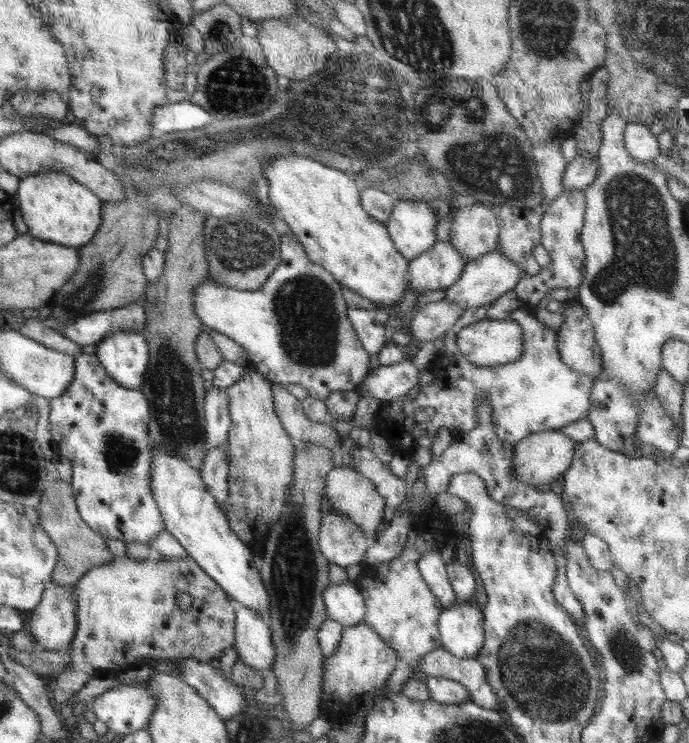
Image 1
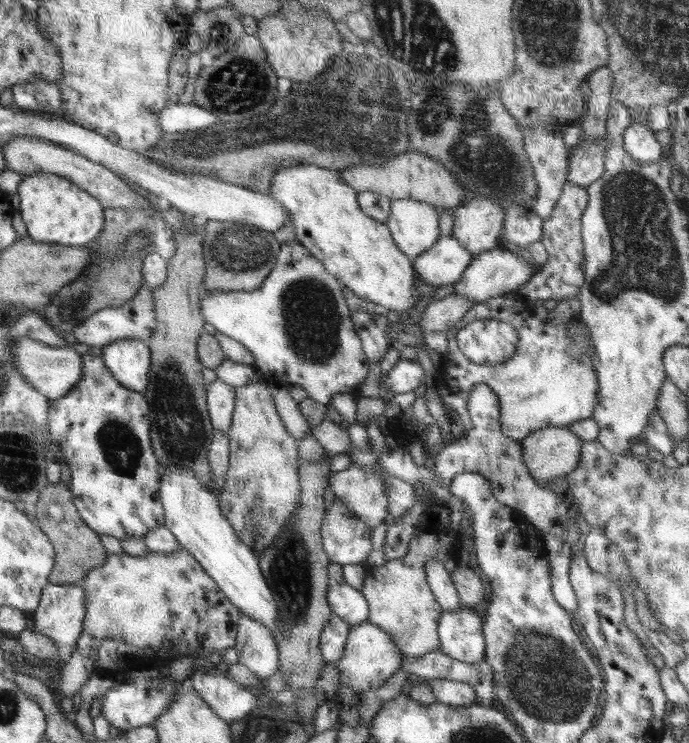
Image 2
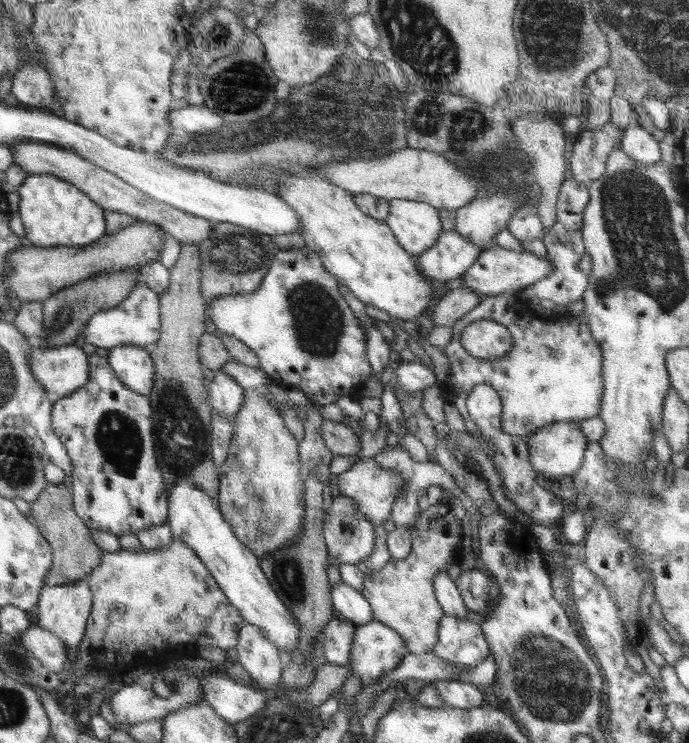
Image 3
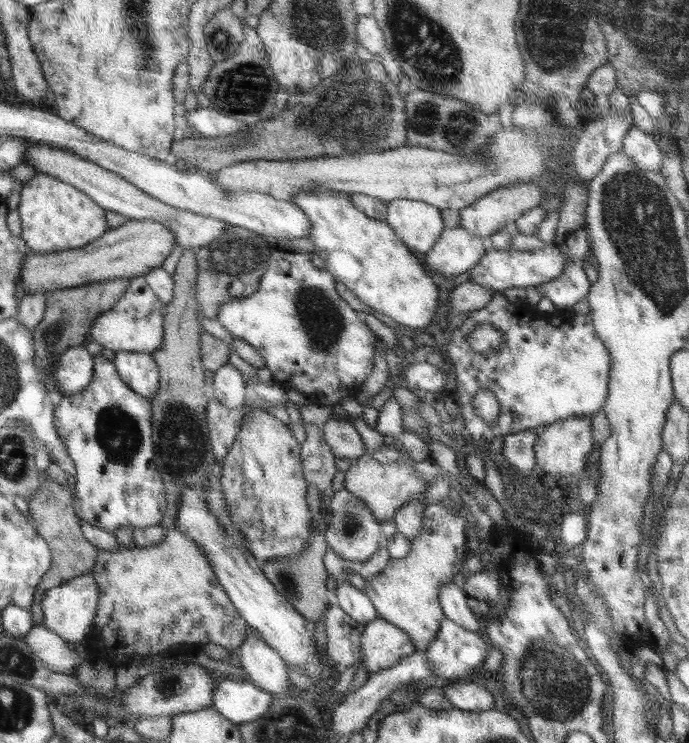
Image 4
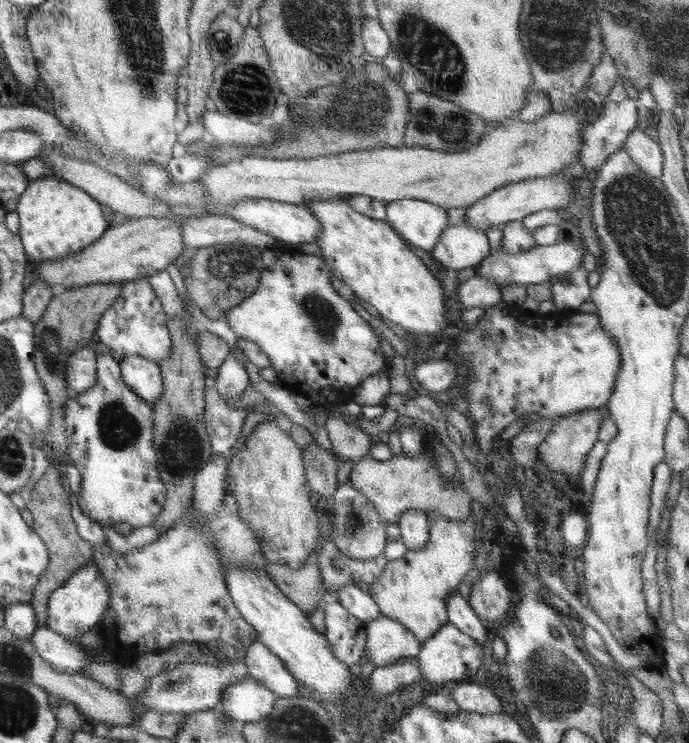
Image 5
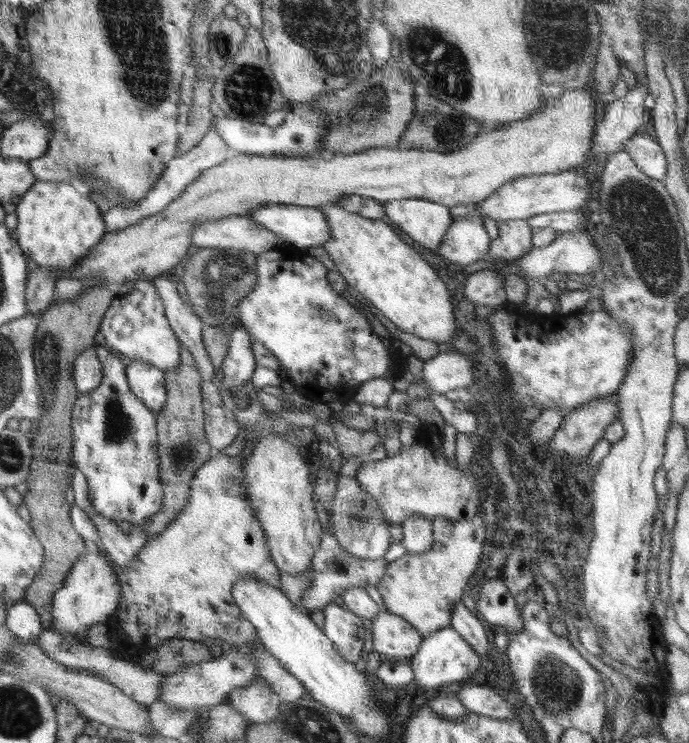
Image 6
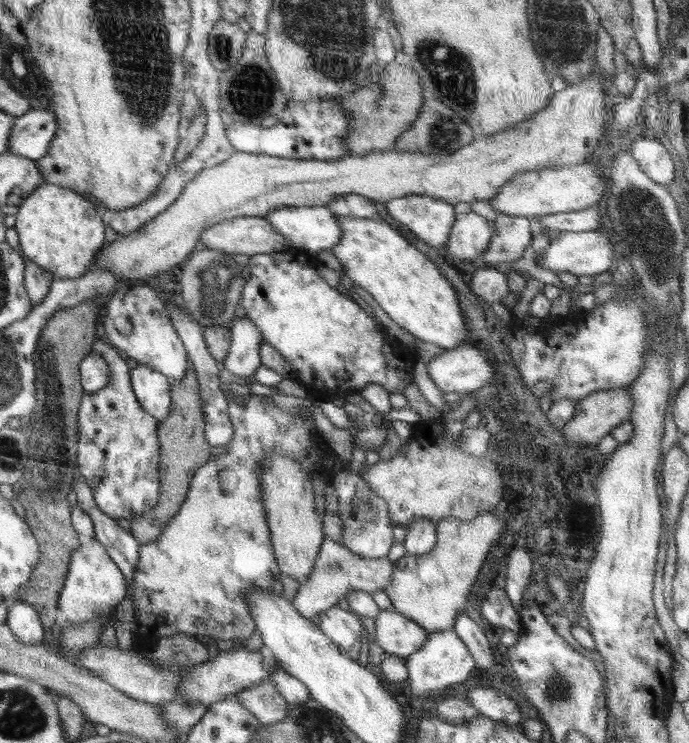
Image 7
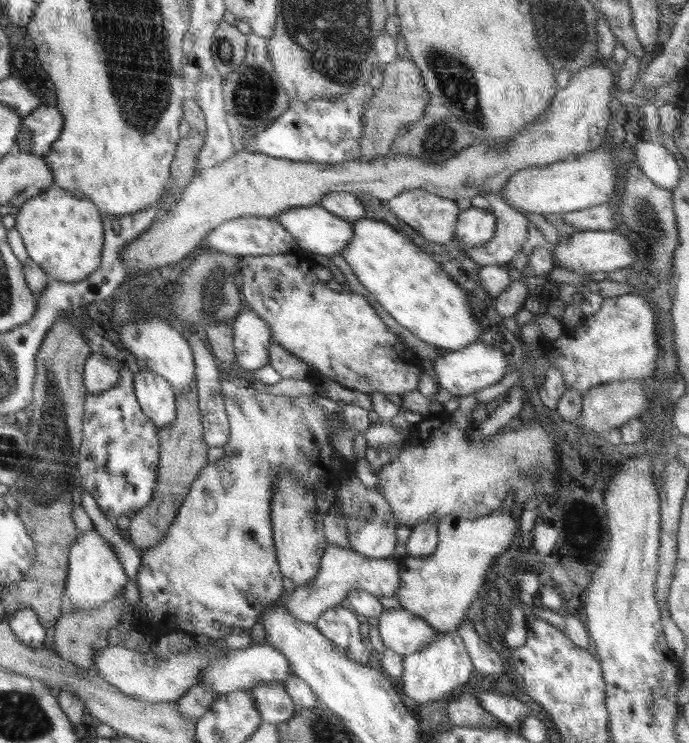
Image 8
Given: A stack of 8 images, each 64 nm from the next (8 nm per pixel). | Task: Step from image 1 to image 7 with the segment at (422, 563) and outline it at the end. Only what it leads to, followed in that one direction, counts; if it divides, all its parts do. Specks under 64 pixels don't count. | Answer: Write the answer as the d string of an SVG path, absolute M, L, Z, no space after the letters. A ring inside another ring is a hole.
M464 610L455 618L453 631L466 644L479 669L490 668L496 663L485 631Z

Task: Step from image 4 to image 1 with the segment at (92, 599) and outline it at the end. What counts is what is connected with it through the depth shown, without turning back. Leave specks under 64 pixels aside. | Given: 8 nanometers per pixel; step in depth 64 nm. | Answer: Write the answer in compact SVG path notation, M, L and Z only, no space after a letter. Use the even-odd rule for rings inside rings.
M49 583L43 592L41 601L32 609L29 633L41 648L51 651L70 651L71 642L75 635L77 625L78 600L72 586L55 585Z

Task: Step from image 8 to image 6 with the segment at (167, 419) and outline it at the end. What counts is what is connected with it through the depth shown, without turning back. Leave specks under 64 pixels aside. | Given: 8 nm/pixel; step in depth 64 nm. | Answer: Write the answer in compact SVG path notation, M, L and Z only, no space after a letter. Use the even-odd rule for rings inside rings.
M136 359L126 366L126 381L132 394L158 414L167 397L165 372Z

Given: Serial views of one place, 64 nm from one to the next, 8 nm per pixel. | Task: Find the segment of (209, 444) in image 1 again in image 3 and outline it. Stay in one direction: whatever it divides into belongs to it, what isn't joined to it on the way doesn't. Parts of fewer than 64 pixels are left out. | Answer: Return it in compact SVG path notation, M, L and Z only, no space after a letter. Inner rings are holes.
M215 372L214 380L208 386L211 412L219 414L223 418L235 416L243 401L244 388L236 383L236 378Z

